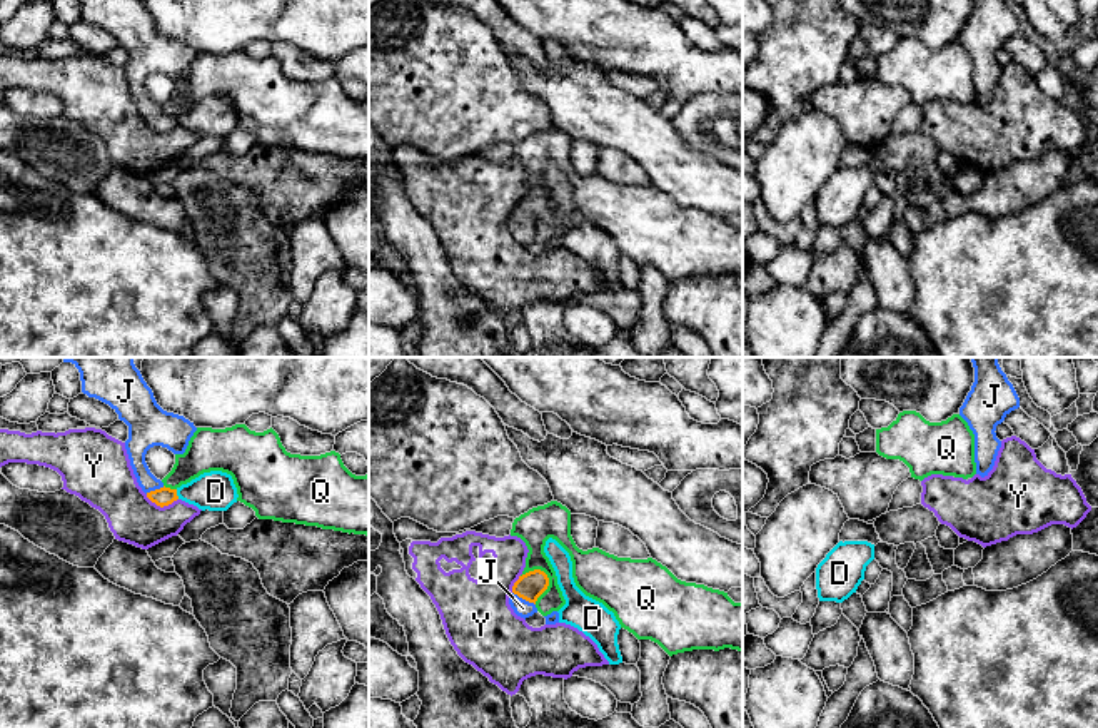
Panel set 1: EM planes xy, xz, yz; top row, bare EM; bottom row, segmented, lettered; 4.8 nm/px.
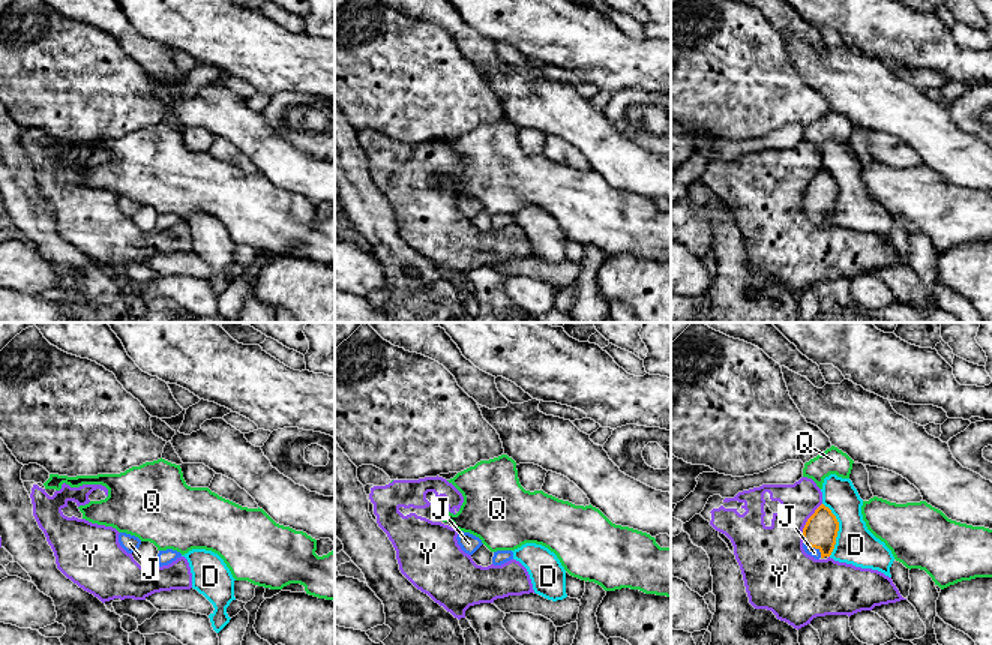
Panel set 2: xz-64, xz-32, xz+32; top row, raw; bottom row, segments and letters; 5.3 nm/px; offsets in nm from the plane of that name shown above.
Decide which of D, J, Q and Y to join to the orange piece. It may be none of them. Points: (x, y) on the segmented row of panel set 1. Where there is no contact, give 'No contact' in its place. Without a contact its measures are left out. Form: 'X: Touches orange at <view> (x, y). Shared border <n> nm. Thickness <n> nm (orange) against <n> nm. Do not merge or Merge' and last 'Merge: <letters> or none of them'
D: Touches orange at xy (176, 495). Shared border 50 nm. Thickness 90 nm (orange) against 190 nm. Do not merge
J: Touches orange at xz (524, 598). Shared border 130 nm. Thickness 140 nm (orange) against 90 nm. Merge
Q: Touches orange at xz (548, 585). Shared border 180 nm. Thickness 140 nm (orange) against 220 nm. Do not merge
Y: Touches orange at xy (162, 506). Shared border 160 nm. Thickness 90 nm (orange) against 240 nm. Do not merge
Merge: J

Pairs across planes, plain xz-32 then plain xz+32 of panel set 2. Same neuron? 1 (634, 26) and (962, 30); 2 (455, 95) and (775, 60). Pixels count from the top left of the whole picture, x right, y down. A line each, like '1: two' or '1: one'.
1: one
2: one

